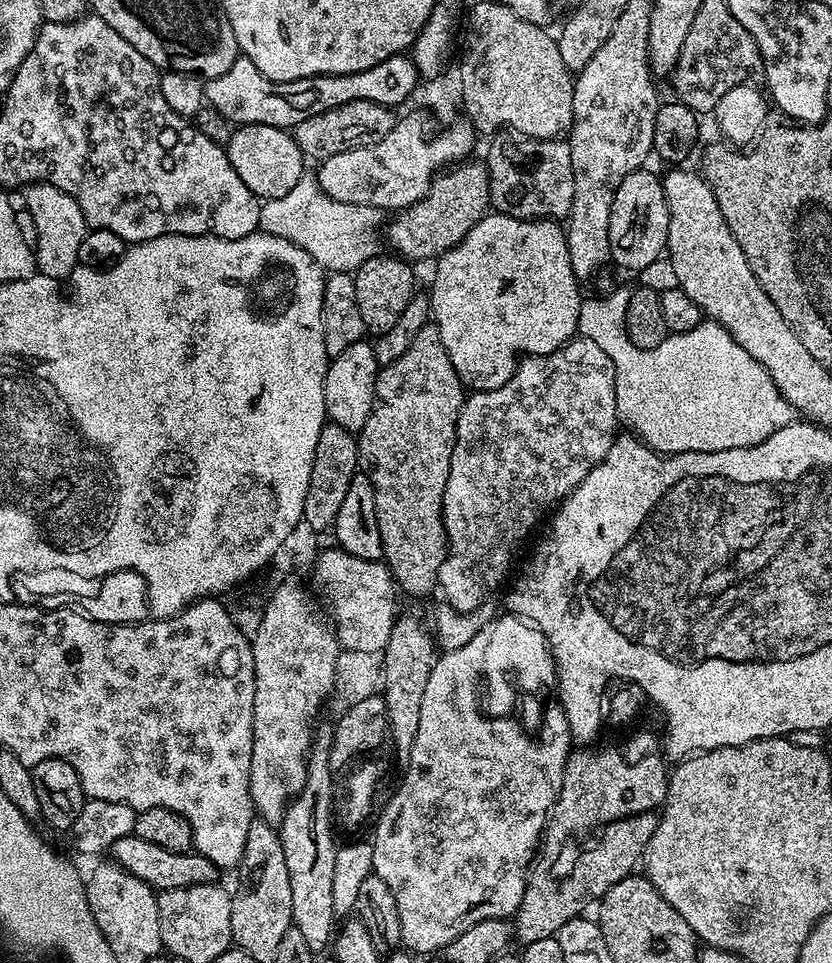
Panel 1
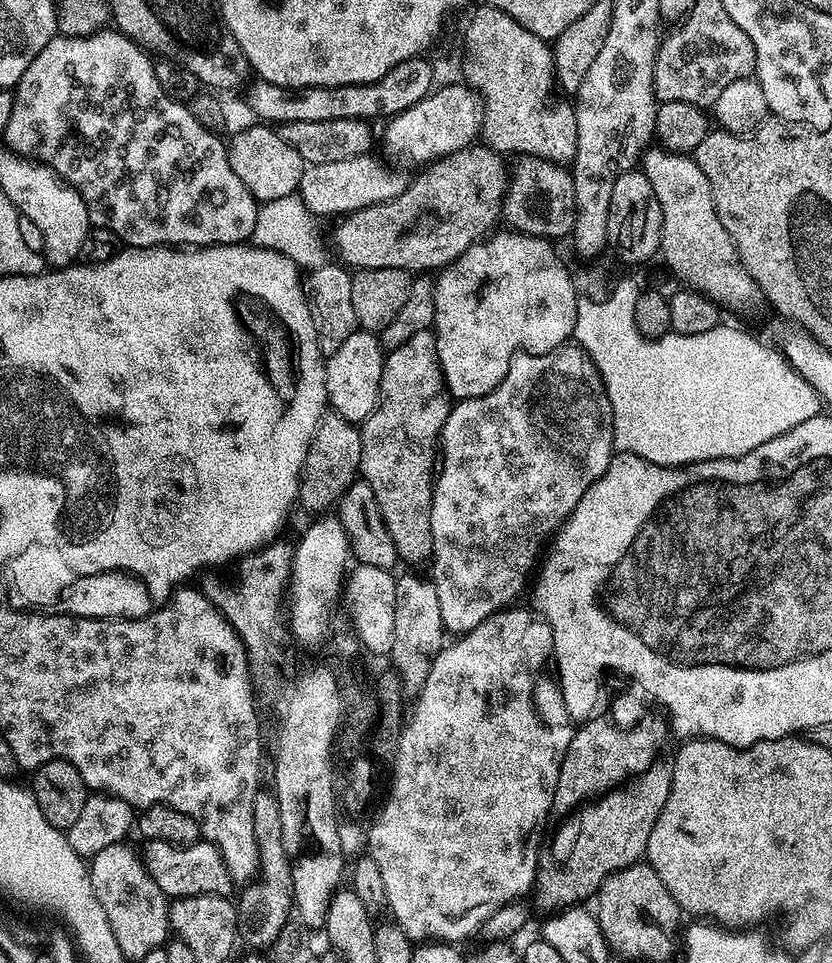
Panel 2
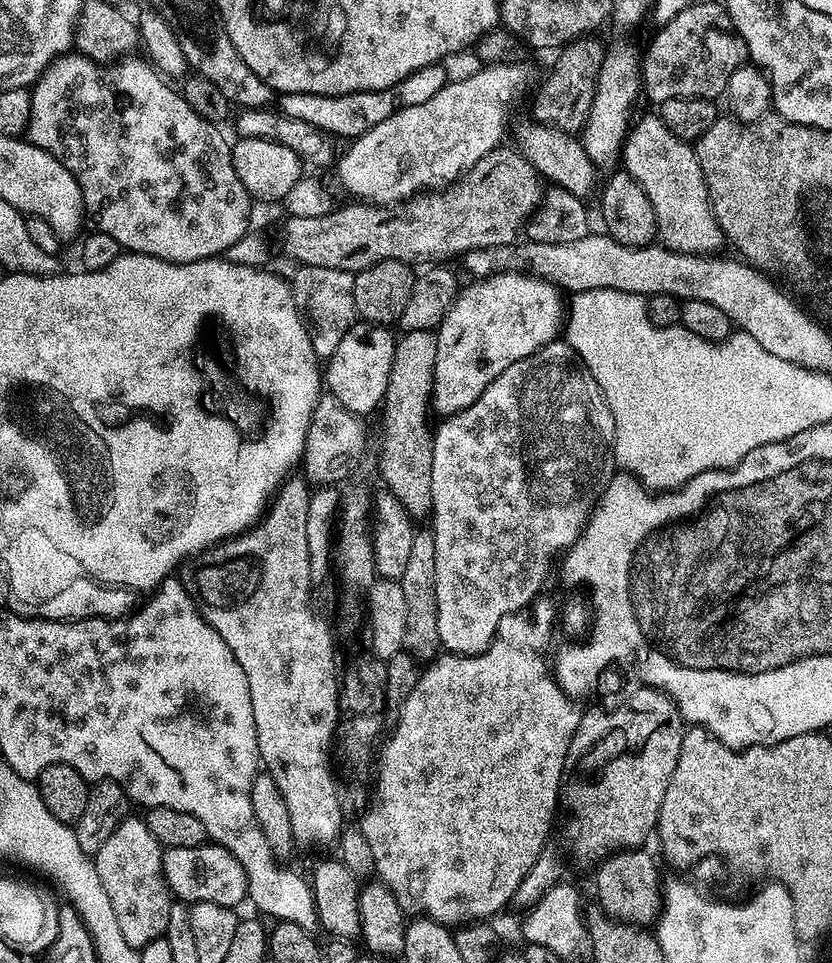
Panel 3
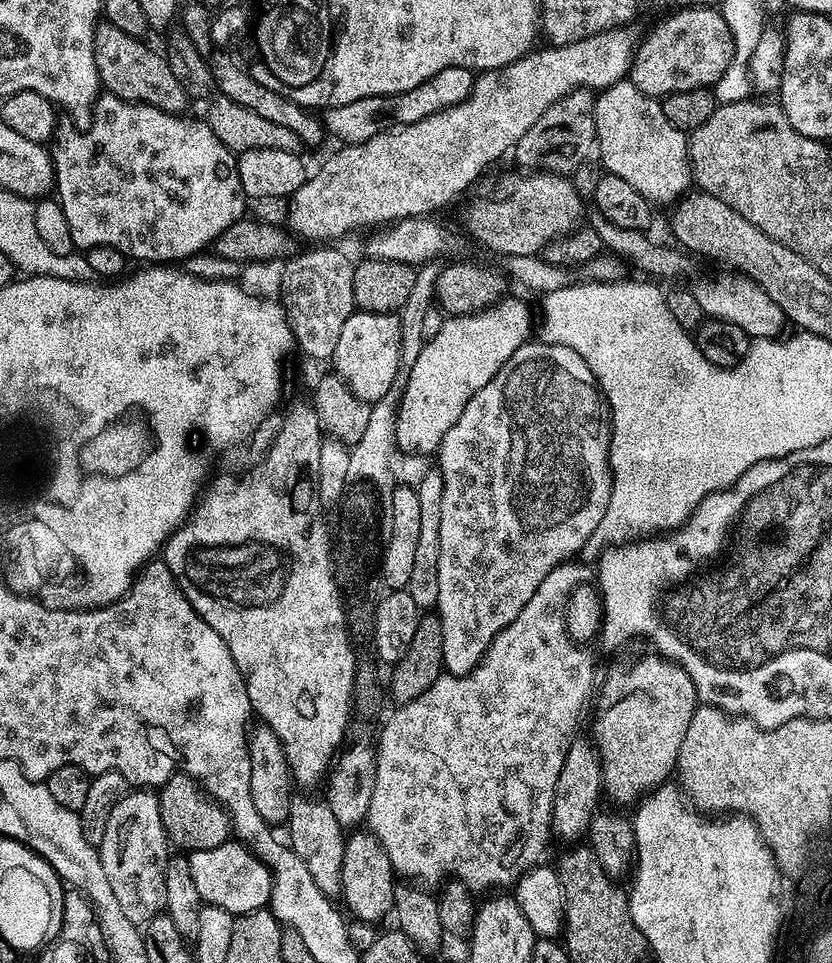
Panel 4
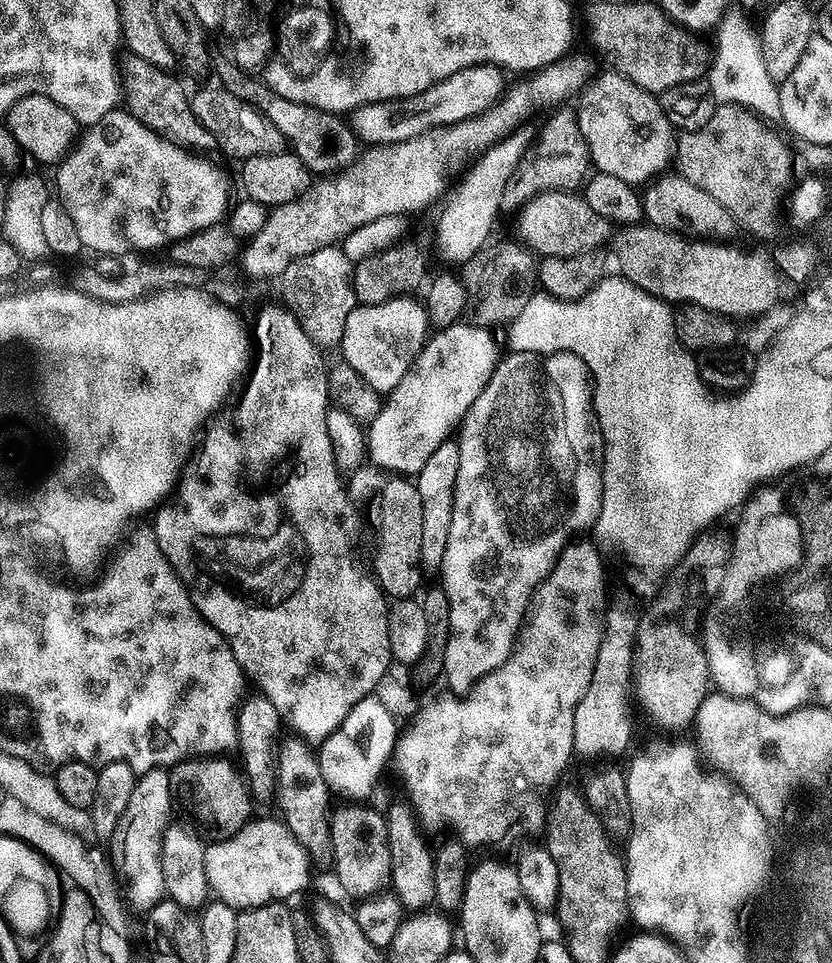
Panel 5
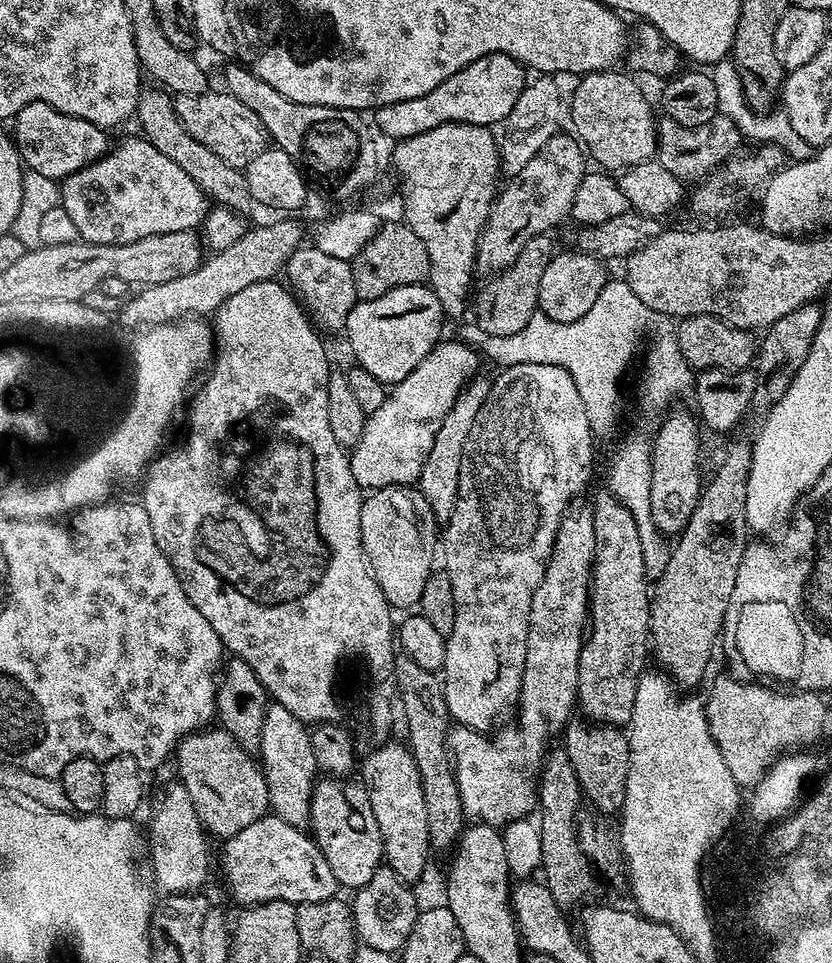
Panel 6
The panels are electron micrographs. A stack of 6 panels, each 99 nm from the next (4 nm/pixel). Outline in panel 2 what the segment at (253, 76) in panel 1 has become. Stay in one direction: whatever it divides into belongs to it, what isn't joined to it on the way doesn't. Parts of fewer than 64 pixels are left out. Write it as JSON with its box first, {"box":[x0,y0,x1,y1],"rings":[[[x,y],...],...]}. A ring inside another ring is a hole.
{"box":[252,59,433,125],"rings":[[[427,59],[407,60],[390,70],[376,84],[351,84],[337,88],[283,88],[277,84],[253,83],[252,108],[259,119],[273,125],[290,122],[330,122],[331,120],[375,121],[375,116],[391,118],[405,112],[433,91],[432,66]]]}

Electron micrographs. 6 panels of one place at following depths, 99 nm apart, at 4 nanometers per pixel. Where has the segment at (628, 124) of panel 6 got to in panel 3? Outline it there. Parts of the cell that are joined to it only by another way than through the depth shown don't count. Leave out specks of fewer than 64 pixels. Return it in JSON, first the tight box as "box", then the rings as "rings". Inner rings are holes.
{"box":[622,115,726,254],"rings":[[[659,115],[644,116],[629,127],[622,147],[623,160],[623,171],[629,172],[634,182],[646,190],[650,206],[654,206],[658,240],[663,247],[697,254],[712,254],[725,247],[726,237],[712,212],[695,147],[689,141],[670,134]]]}

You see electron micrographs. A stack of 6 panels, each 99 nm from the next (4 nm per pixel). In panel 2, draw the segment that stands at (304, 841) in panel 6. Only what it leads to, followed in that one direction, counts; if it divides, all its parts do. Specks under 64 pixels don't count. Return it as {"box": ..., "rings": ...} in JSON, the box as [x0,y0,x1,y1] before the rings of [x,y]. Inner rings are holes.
{"box":[142,841,234,898],"rings":[[[147,841],[142,848],[144,866],[149,870],[151,878],[158,884],[168,898],[182,896],[227,896],[234,891],[232,875],[216,849],[216,845],[201,842],[194,846],[179,848],[170,846],[170,842]]]}

